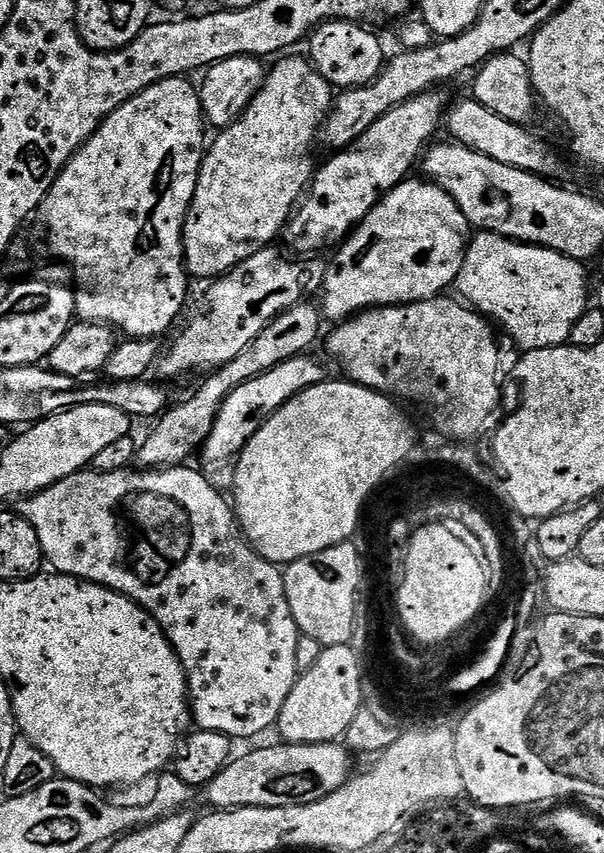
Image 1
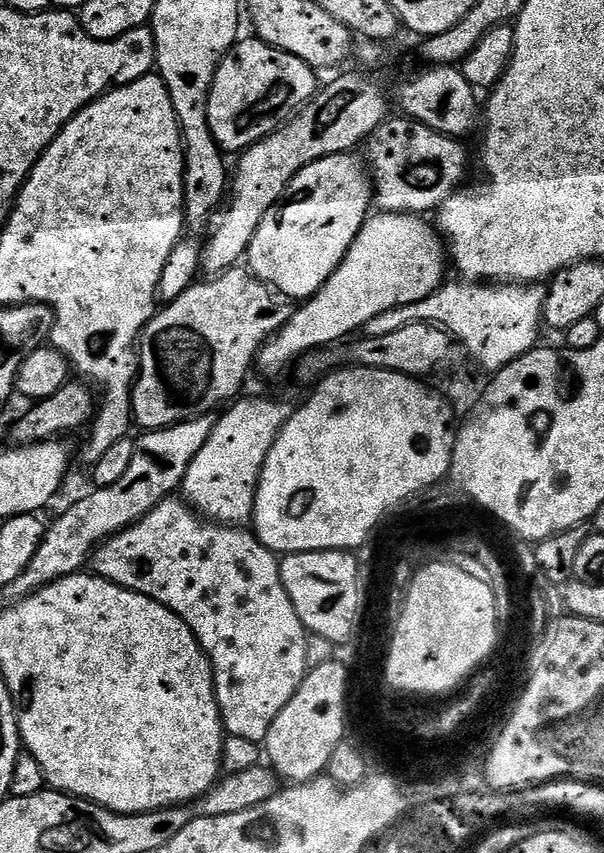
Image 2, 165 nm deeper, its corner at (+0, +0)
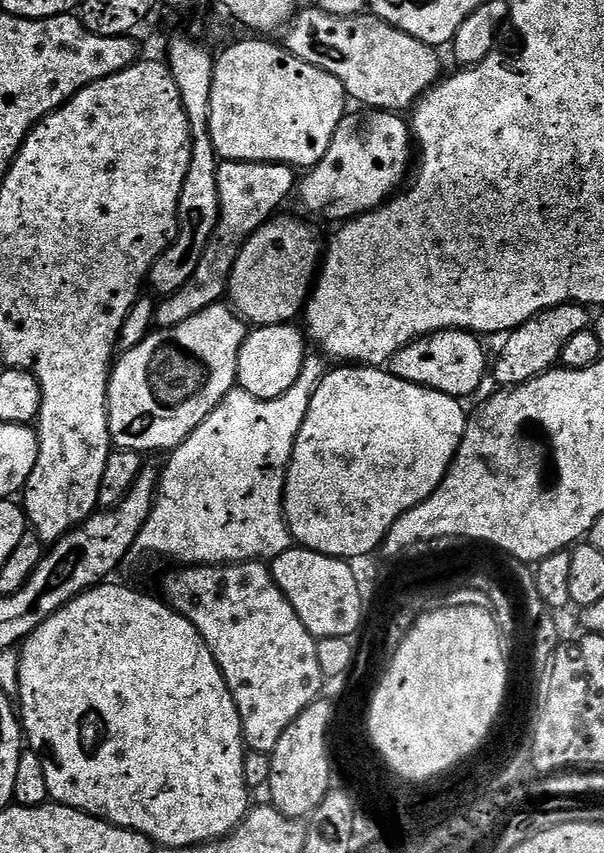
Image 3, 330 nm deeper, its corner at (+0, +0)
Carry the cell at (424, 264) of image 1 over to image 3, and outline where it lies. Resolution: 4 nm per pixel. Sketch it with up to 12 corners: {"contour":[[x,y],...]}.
{"contour":[[295,323],[249,331],[236,382],[273,400],[302,374],[306,336]]}

